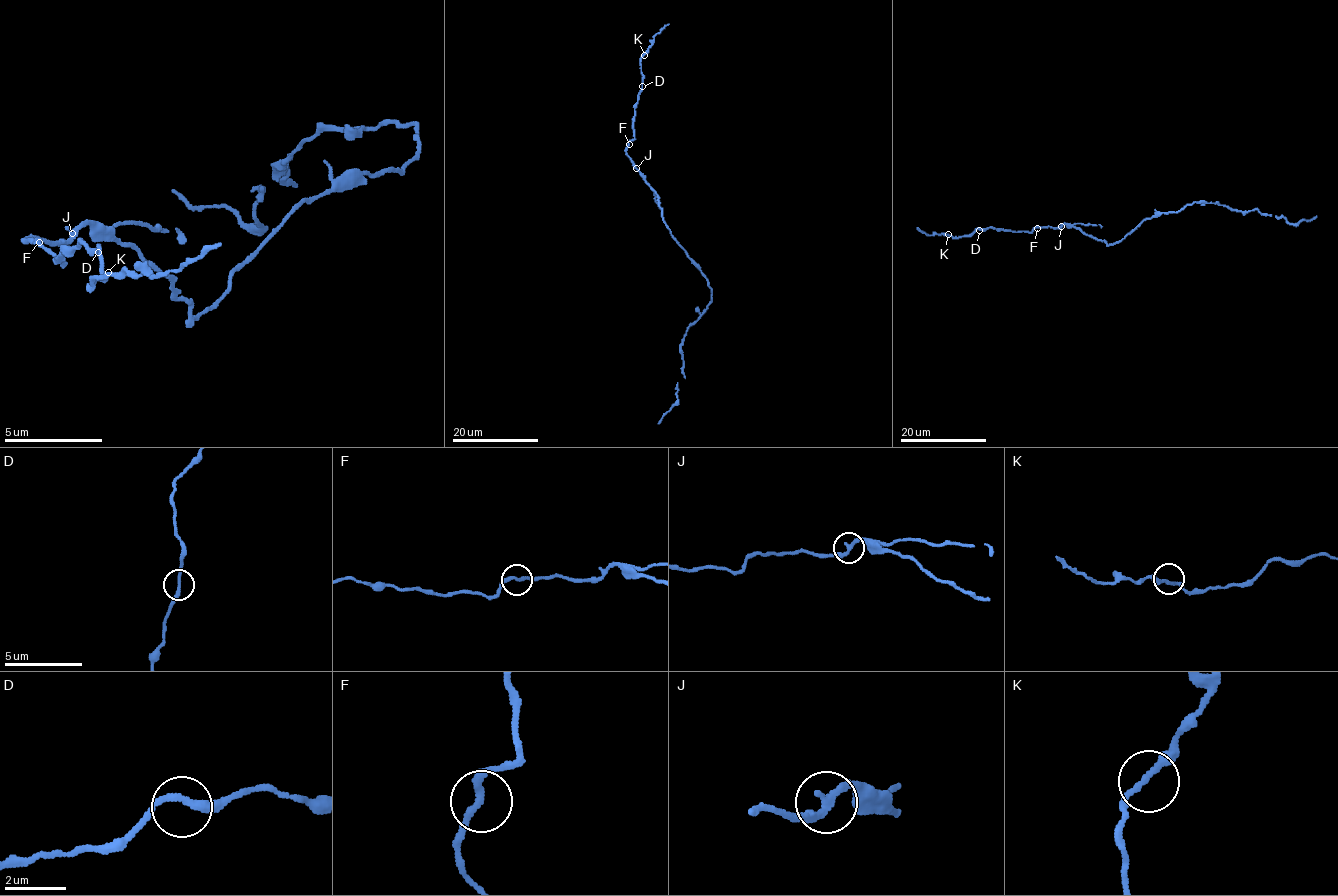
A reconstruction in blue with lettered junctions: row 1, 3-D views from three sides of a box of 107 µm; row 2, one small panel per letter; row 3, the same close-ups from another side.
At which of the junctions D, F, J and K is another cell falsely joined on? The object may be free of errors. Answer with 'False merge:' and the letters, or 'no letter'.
False merge: no letter

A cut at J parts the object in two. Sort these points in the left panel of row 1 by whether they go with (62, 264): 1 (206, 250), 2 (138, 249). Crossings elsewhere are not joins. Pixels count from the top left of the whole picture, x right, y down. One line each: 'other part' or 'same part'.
1: same part
2: other part

